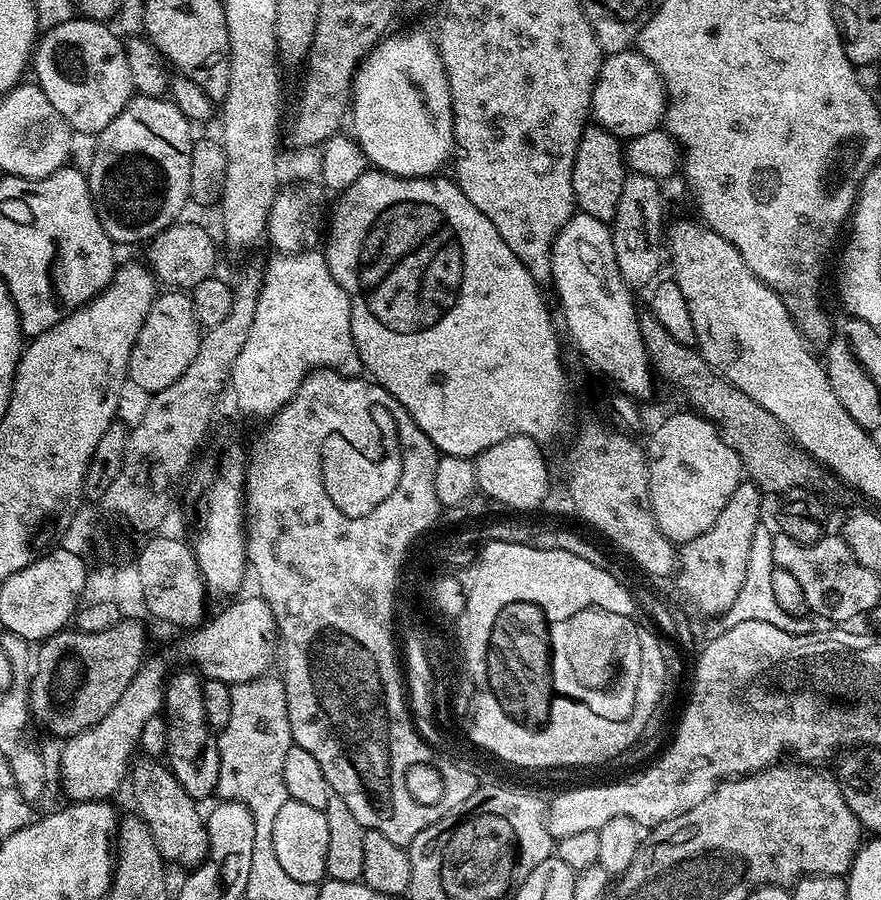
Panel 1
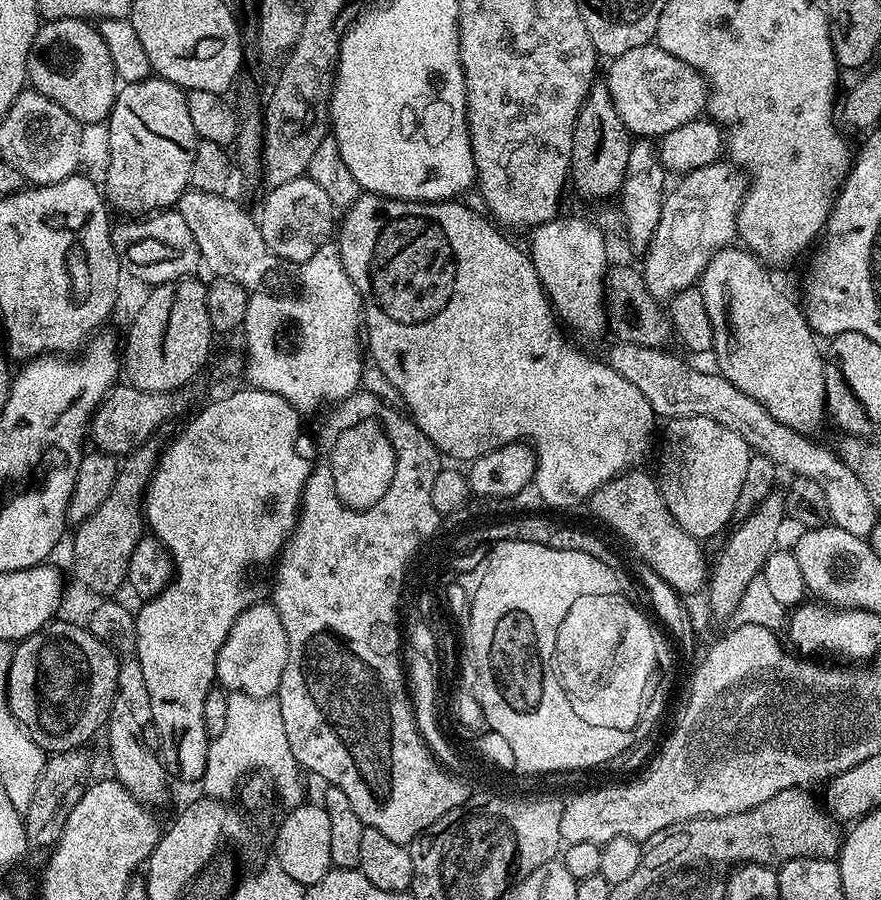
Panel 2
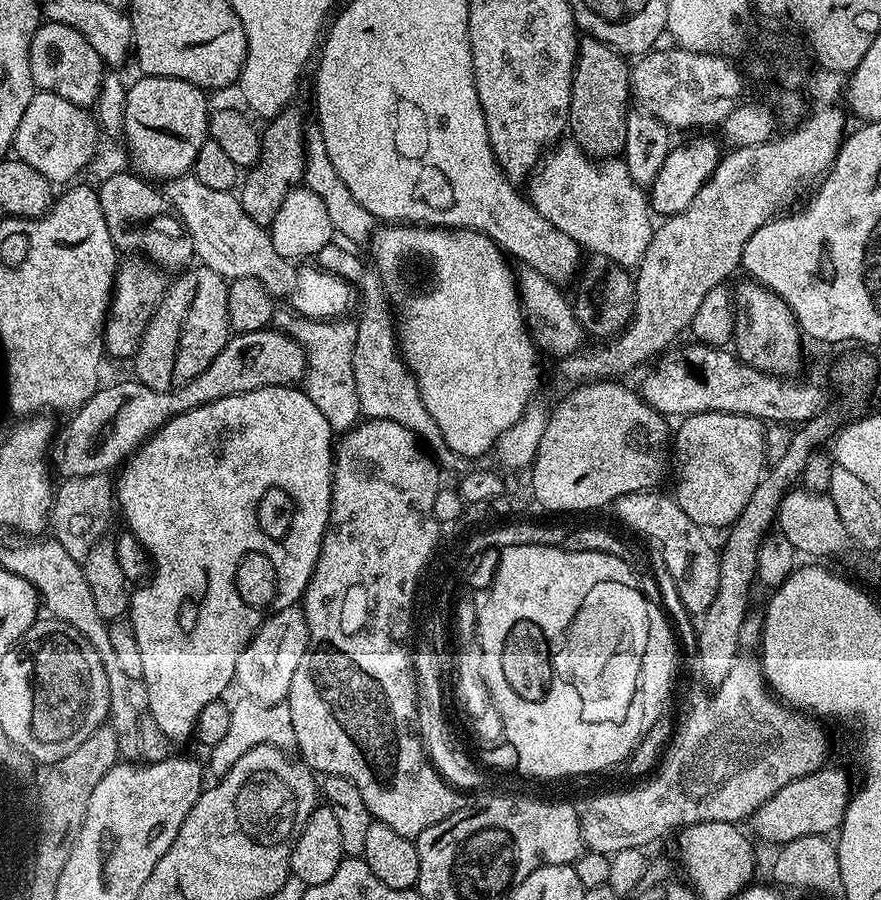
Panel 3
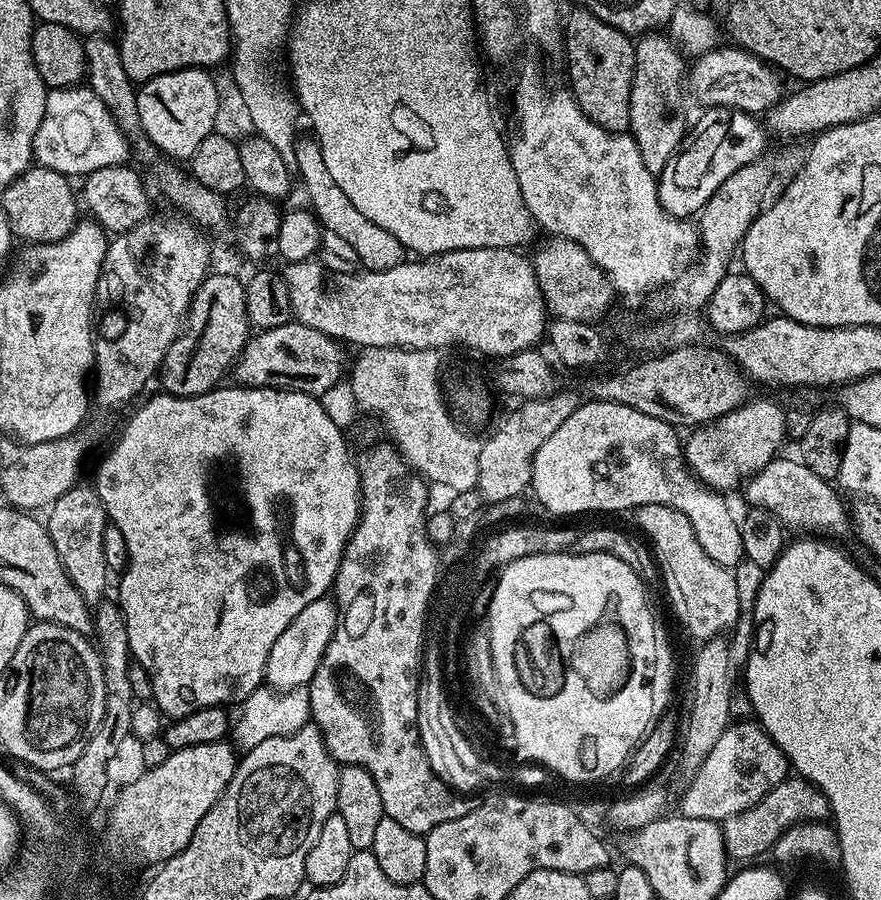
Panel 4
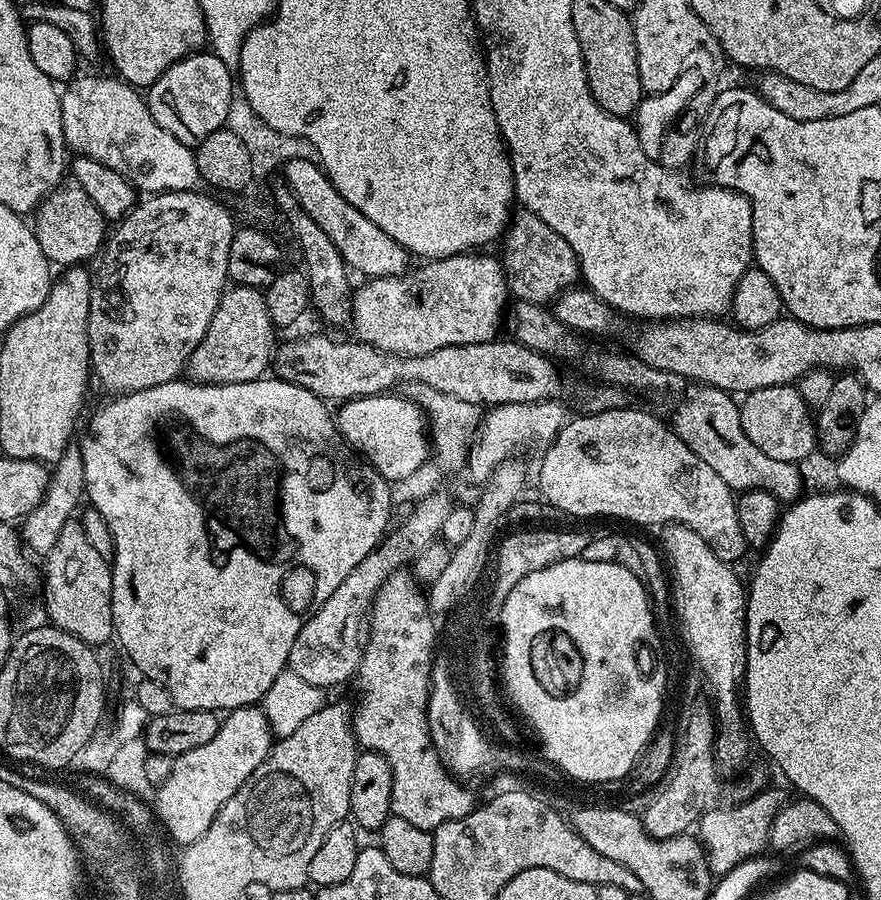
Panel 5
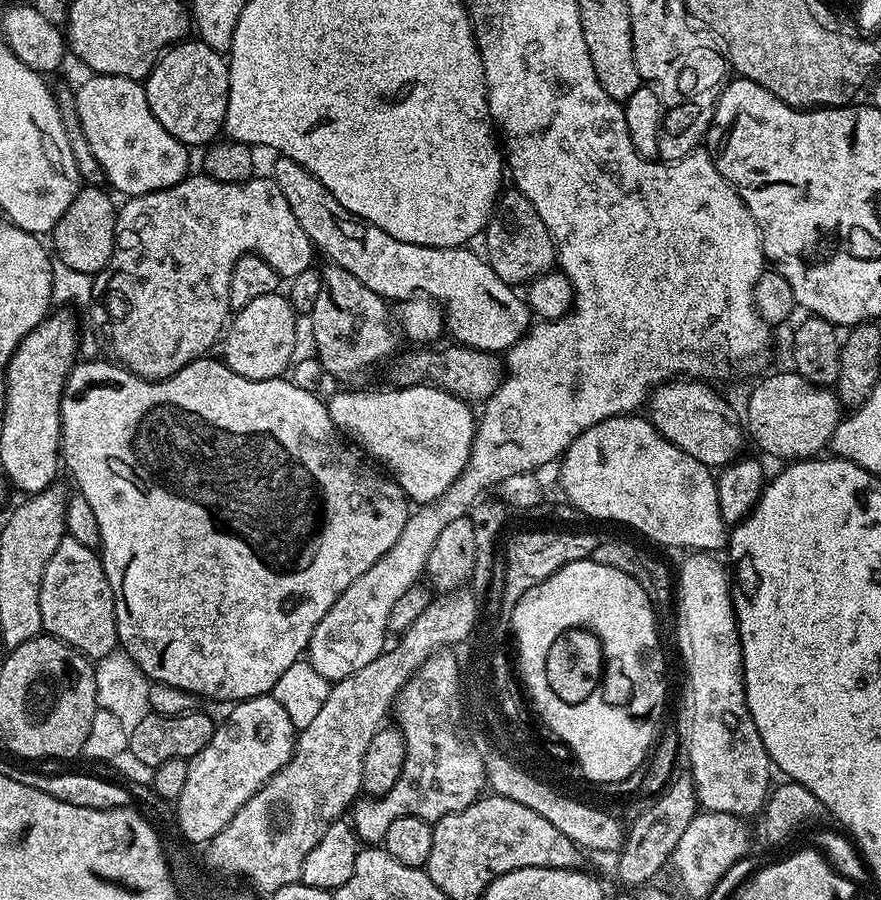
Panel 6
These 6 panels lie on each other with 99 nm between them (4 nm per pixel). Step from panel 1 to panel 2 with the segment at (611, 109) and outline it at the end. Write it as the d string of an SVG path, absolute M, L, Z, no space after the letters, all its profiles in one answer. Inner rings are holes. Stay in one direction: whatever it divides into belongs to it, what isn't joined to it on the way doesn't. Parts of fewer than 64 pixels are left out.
M654 42L634 46L626 50L625 54L613 57L609 61L609 68L604 77L604 83L615 106L618 116L629 133L636 138L656 140L666 133L692 121L699 119L707 107L707 81L705 77L681 59L674 58Z

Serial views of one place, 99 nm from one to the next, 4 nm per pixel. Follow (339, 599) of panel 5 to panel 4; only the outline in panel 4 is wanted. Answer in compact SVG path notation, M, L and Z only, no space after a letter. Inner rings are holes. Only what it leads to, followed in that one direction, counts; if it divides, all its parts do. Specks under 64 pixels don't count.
M325 598L310 602L302 614L298 614L282 634L274 646L270 646L270 658L266 658L264 679L271 687L289 692L292 688L304 688L314 678L318 666L324 657L326 646L336 629L338 608L331 599Z

